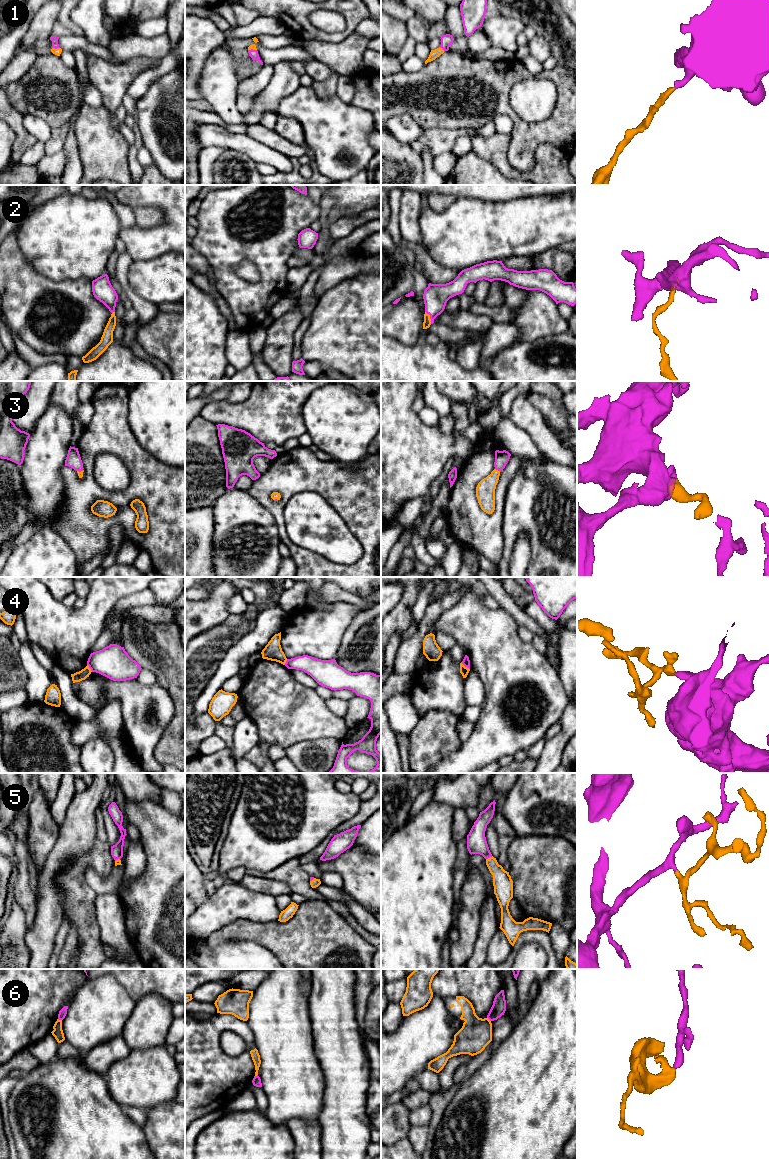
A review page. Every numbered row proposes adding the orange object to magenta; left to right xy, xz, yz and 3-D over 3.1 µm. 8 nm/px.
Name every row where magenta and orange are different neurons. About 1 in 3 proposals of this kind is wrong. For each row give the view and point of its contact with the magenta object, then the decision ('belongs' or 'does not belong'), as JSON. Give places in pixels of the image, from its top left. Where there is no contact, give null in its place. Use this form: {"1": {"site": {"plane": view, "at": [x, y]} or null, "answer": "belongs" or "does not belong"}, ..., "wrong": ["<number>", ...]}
{"1": {"site": {"plane": "xy", "at": [56, 48]}, "answer": "belongs"}, "2": {"site": {"plane": "yz", "at": [430, 317]}, "answer": "belongs"}, "3": {"site": {"plane": "yz", "at": [498, 470]}, "answer": "belongs"}, "4": {"site": {"plane": "yz", "at": [465, 666]}, "answer": "does not belong"}, "5": {"site": {"plane": "yz", "at": [489, 857]}, "answer": "belongs"}, "6": {"site": {"plane": "xy", "at": [59, 1019]}, "answer": "does not belong"}, "wrong": ["4", "6"]}

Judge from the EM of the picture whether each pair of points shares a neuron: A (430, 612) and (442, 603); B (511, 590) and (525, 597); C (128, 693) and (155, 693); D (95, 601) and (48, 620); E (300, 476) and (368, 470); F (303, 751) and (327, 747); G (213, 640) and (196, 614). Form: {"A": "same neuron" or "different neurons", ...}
{"A": "same neuron", "B": "same neuron", "C": "same neuron", "D": "same neuron", "E": "same neuron", "F": "same neuron", "G": "different neurons"}

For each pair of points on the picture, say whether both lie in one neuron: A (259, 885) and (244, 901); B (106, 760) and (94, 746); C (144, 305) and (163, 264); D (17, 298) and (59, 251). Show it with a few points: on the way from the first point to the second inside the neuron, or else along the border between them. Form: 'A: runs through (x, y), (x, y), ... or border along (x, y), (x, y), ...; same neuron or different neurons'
A: border along (239, 883), (252, 890), (268, 893), (274, 898); different neurons
B: runs through (103, 757), (95, 749); same neuron
C: border along (128, 284), (137, 294), (156, 305); different neurons
D: border along (23, 255), (38, 272), (54, 280), (61, 281); different neurons

